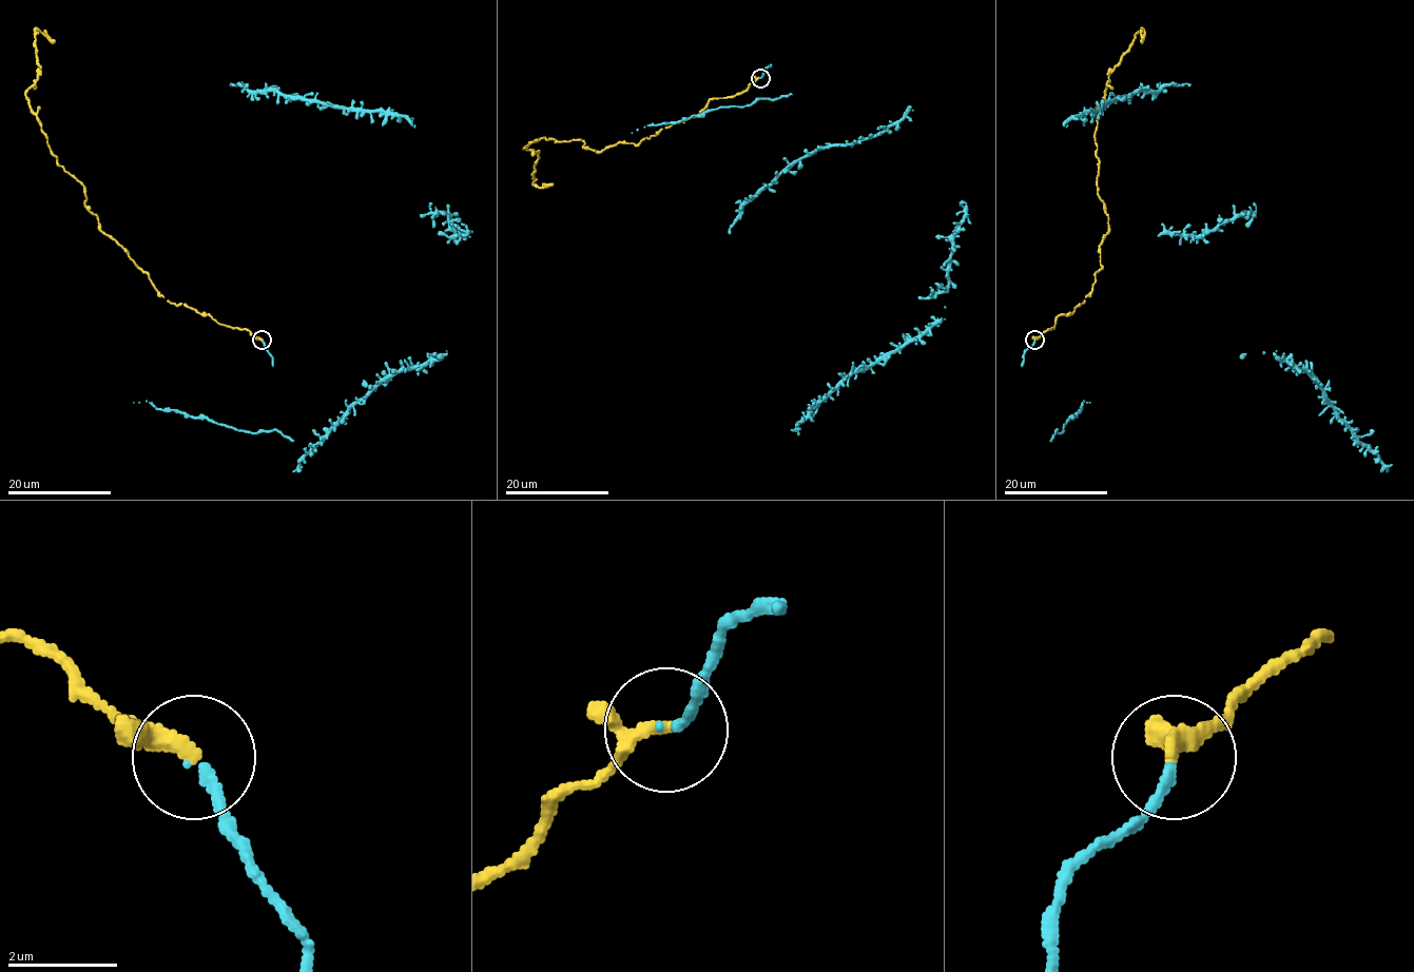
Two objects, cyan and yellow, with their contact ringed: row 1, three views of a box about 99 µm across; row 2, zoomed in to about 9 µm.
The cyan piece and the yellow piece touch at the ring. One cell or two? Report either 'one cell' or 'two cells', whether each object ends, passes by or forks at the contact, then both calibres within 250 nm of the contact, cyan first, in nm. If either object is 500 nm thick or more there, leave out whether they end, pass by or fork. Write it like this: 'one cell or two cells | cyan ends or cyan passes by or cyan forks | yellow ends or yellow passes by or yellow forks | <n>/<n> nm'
one cell | cyan ends | yellow passes by | 190/220 nm

